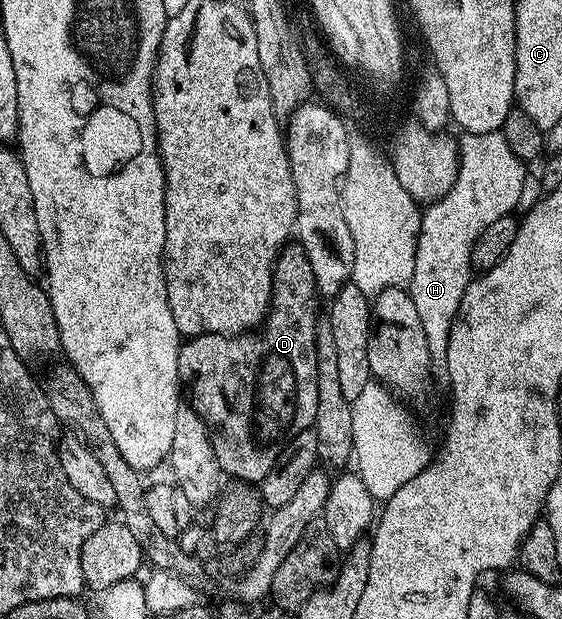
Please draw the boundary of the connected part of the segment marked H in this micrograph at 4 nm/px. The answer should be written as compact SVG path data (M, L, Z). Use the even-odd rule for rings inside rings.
M502 131L498 132L486 132L485 134L477 134L476 132L463 132L458 137L457 143L459 145L459 173L457 174L456 180L453 182L452 188L455 192L448 190L451 196L444 194L439 201L428 203L426 207L422 209L422 216L420 218L420 236L417 238L416 248L416 266L413 269L413 276L409 283L409 291L413 298L413 306L417 306L417 315L421 317L421 326L425 326L425 338L429 342L429 354L431 355L432 361L443 362L447 359L447 343L449 342L449 334L451 333L451 327L455 321L455 315L457 310L461 306L461 298L465 294L465 290L469 287L473 279L473 269L471 267L471 251L473 246L477 242L479 232L485 230L485 226L493 226L493 222L497 222L497 218L502 216L512 215L516 210L515 207L519 204L519 199L523 196L523 187L527 184L527 172L525 169L524 161L517 158L517 154L513 154L513 150L509 150L509 142L505 142Z

